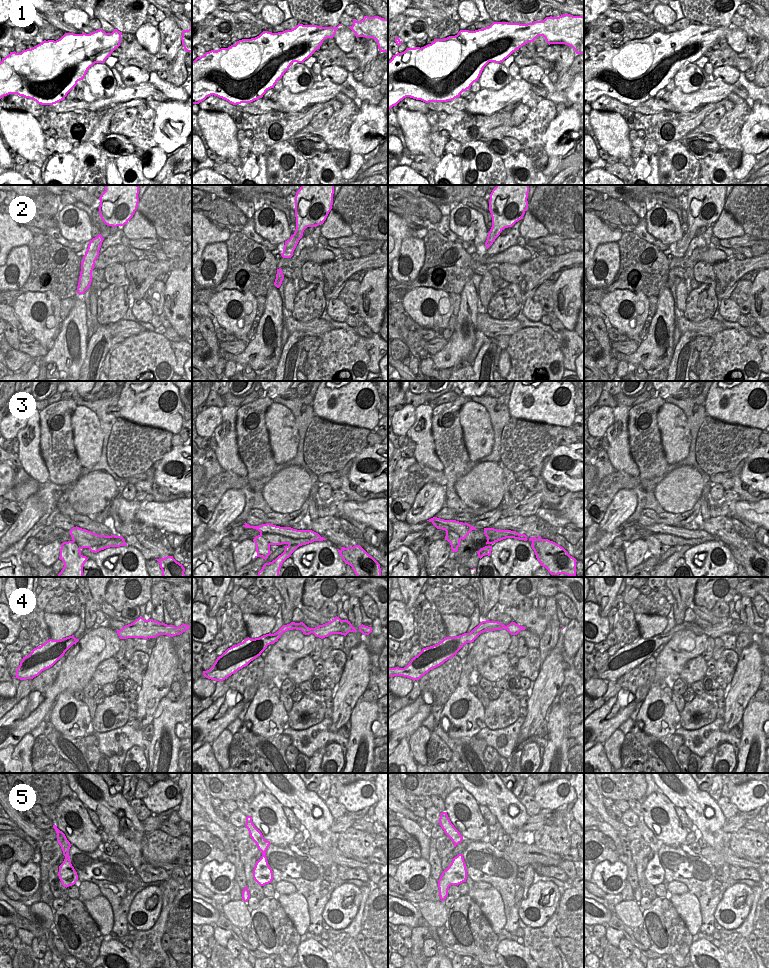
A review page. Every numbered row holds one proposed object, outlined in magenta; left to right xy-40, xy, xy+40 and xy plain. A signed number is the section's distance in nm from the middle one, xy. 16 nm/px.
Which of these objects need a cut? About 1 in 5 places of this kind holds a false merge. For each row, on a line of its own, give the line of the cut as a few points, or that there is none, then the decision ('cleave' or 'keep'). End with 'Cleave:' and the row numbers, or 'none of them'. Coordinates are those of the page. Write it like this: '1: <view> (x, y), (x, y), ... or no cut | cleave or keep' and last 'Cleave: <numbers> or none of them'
1: no cut | keep
2: no cut | keep
3: xy+40 (445, 537), (456, 533), (461, 538) | cleave
4: no cut | keep
5: no cut | keep
Cleave: 3

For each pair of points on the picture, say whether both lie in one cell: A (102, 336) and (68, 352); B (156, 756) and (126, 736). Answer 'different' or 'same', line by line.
A: different
B: different

